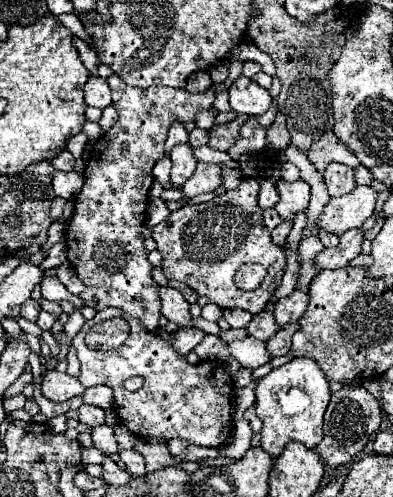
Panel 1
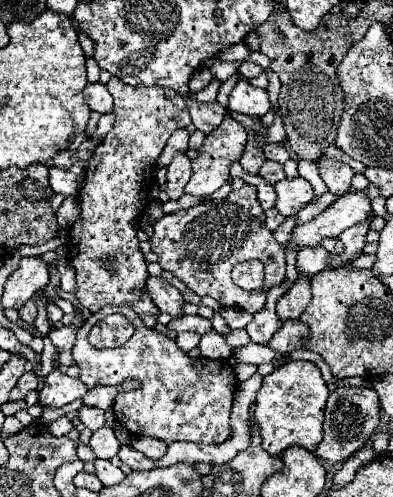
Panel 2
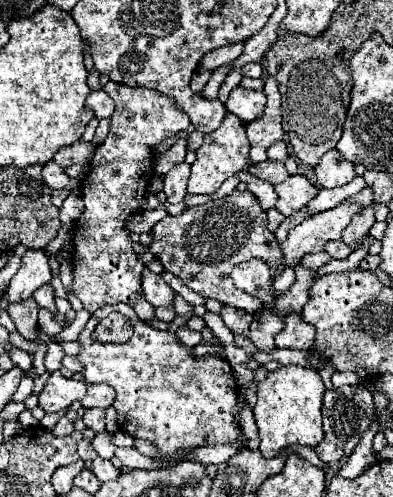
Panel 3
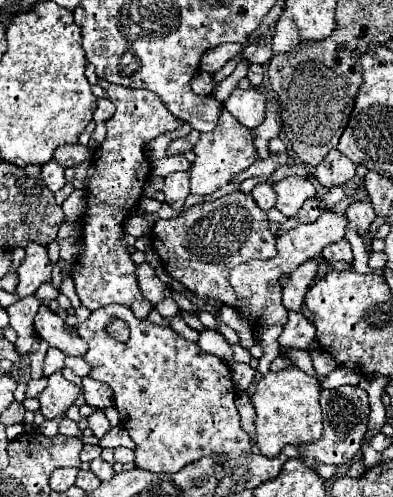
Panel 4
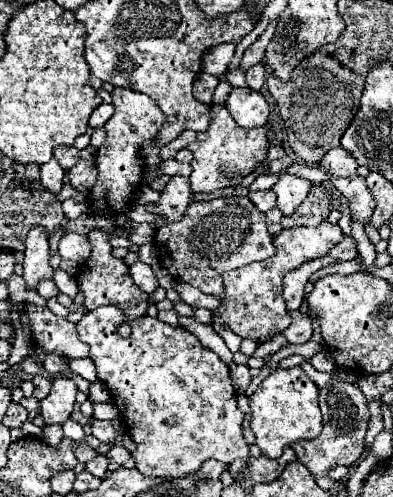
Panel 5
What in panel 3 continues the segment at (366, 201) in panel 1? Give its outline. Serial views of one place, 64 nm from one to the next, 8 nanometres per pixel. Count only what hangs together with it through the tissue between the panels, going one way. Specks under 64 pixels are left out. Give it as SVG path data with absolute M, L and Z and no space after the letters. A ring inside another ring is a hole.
M344 200L336 208L318 212L292 228L288 238L280 244L286 266L296 266L304 254L320 252L328 240L340 240L342 230L350 224L352 216L360 212L360 208L364 206L352 200Z

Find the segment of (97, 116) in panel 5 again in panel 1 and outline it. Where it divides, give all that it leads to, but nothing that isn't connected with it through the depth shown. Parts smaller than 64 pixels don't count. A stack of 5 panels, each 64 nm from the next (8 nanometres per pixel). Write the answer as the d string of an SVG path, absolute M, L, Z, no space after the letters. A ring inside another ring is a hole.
M90 76L84 86L84 100L88 106L96 106L100 110L106 108L112 102L108 80L102 76Z

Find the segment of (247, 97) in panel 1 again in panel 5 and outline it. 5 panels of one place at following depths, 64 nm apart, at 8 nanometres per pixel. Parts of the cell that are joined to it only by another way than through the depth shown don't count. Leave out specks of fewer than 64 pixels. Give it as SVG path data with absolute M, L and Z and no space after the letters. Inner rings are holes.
M232 88L226 108L232 118L244 128L258 128L268 122L270 106L264 96L250 88Z

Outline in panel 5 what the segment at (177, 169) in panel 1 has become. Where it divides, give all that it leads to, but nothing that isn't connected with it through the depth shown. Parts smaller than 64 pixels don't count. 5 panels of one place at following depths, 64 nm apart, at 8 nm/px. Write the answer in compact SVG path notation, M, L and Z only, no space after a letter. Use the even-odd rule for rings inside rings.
M172 176L162 192L156 212L162 214L166 220L180 220L190 204L190 196L192 196L192 190L190 190L188 178Z

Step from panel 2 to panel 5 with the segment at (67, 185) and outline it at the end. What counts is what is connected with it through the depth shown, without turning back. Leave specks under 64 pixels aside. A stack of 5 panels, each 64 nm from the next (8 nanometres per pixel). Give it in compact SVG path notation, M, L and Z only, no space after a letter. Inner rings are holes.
M52 158L50 162L40 166L40 174L42 174L42 184L46 190L50 190L52 194L58 194L62 190L62 178L64 178L64 168L58 164L56 158Z

